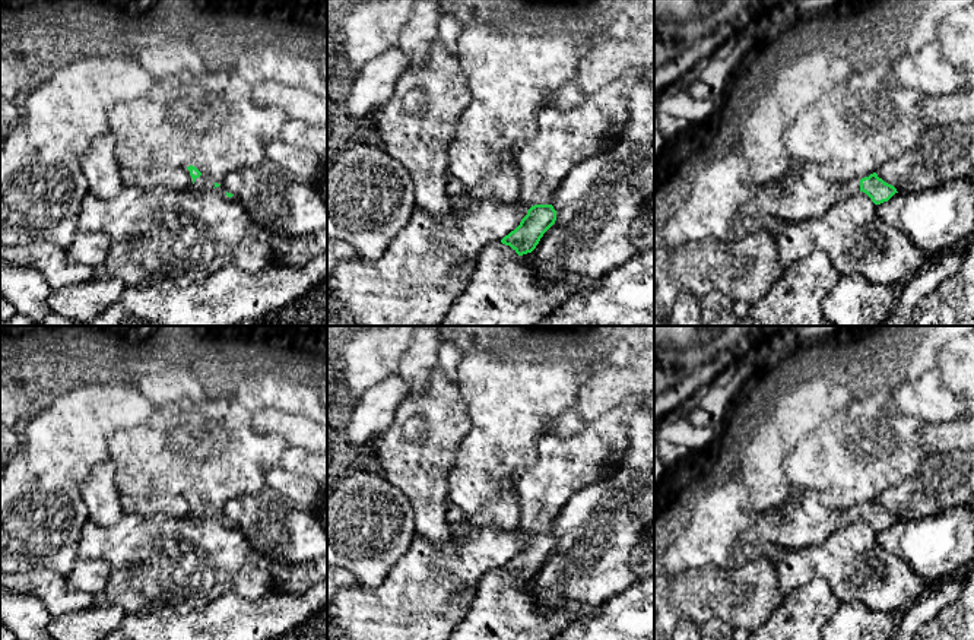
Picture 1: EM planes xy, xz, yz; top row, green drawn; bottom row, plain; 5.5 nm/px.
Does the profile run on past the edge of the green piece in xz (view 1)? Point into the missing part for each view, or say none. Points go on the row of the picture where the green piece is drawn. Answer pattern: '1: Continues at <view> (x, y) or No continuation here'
1: Continues at xz (564, 138)

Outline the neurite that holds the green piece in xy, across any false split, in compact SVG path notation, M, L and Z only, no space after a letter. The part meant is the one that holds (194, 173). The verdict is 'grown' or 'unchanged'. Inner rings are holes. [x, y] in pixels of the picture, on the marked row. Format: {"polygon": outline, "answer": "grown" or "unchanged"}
{"polygon": "M190 165L187 167L187 169L190 171L190 175L193 178L193 187L199 190L215 190L216 193L222 194L228 200L238 203L238 199L234 194L228 193L221 184L212 181L209 177L202 174L196 167Z", "answer": "grown"}

